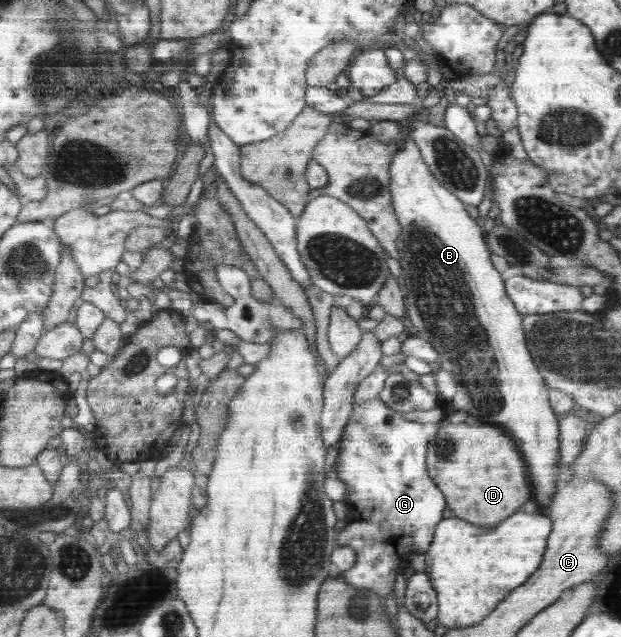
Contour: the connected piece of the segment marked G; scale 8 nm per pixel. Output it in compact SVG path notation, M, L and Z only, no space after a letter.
M379 397L367 401L355 401L352 416L343 429L339 443L334 448L335 471L337 478L347 485L347 525L338 533L337 543L353 548L356 553L355 564L351 570L342 572L343 578L354 588L367 588L380 597L384 605L384 597L393 591L393 579L397 571L407 565L409 554L419 552L424 555L431 547L435 537L435 525L443 519L445 497L437 489L434 481L427 475L427 437L423 424L416 418L405 418L403 414L391 408Z

